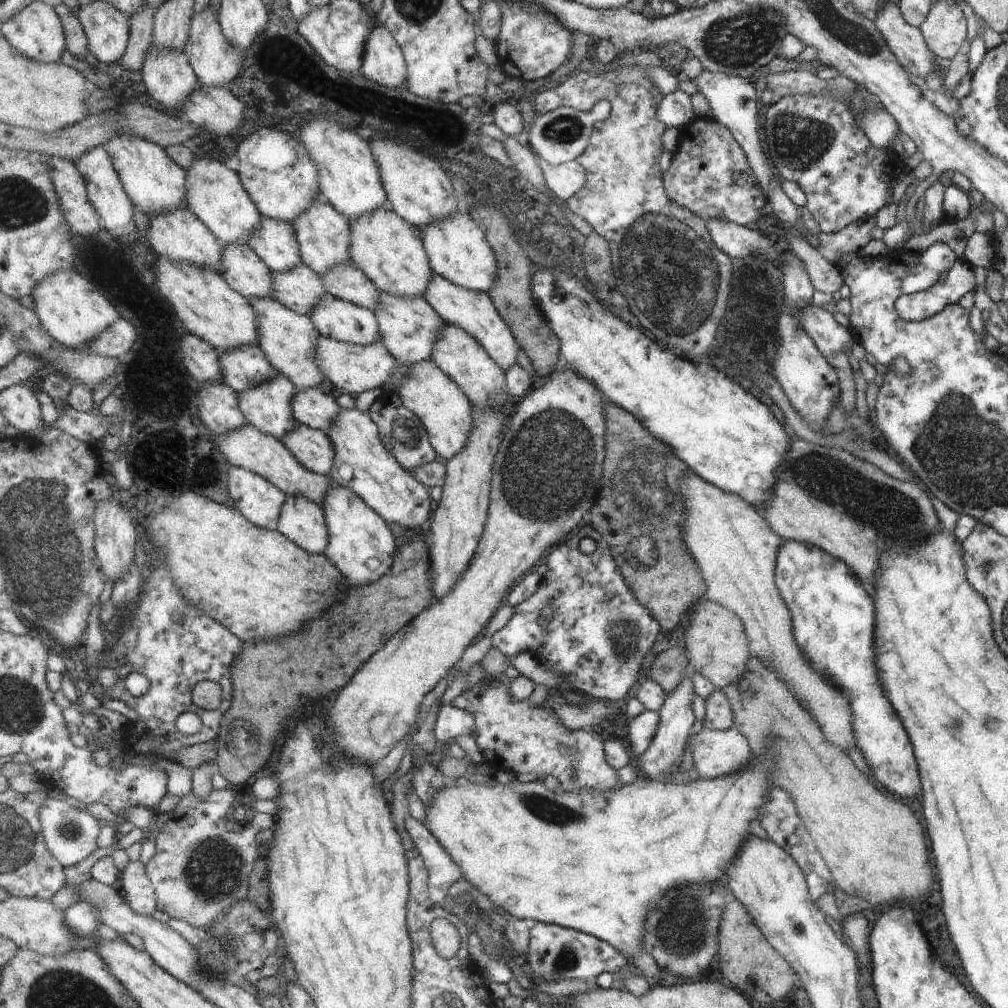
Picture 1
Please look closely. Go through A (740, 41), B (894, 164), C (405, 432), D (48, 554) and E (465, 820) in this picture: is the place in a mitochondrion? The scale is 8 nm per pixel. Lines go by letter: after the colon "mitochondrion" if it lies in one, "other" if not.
A: mitochondrion
B: other
C: mitochondrion
D: mitochondrion
E: other

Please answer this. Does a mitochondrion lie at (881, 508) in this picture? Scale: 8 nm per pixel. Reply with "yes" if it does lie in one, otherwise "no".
yes

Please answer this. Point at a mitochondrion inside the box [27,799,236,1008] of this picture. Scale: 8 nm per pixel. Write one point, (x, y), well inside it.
(69, 830)

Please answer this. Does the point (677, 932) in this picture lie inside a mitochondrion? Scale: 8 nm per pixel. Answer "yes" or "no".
yes

